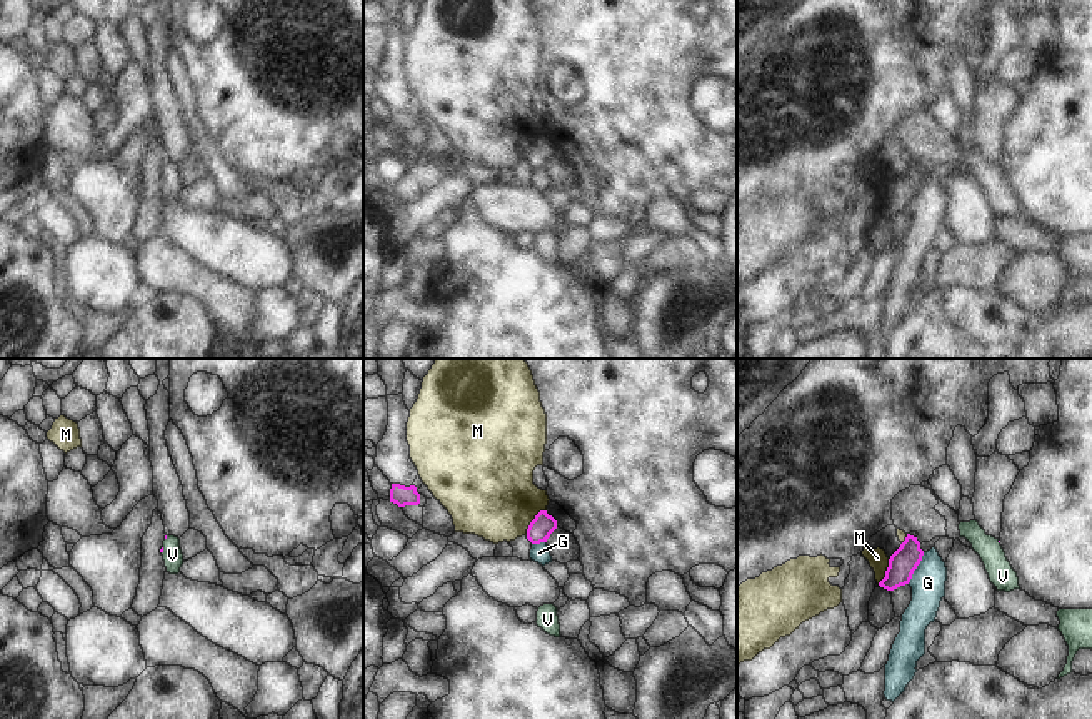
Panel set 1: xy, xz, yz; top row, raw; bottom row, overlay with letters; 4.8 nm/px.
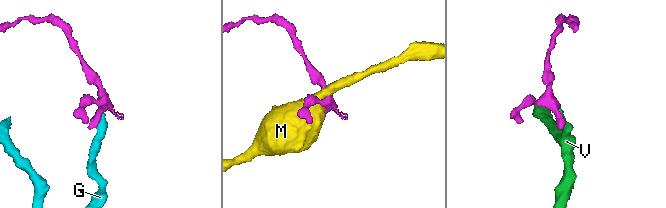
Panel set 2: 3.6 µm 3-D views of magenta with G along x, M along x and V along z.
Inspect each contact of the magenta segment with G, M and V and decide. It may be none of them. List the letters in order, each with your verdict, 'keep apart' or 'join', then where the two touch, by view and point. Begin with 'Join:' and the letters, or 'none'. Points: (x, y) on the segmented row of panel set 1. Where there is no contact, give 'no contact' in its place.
Join: V
G: keep apart | yz (916, 568)
M: keep apart | xz (532, 521)
V: join | xy (162, 549)

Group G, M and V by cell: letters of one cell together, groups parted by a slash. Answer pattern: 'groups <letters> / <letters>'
groups G / M / V

